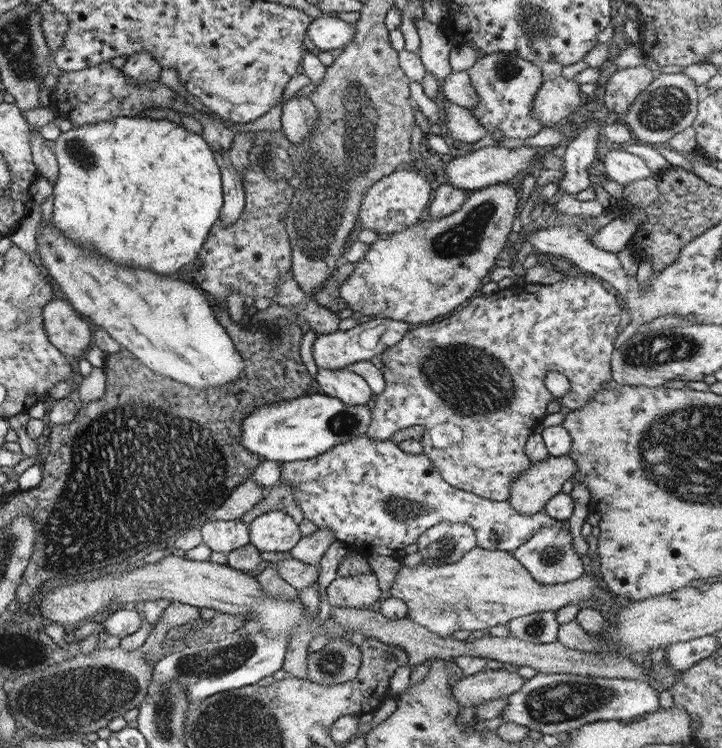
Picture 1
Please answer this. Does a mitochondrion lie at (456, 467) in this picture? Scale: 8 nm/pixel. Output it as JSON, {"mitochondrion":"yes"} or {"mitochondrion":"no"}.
{"mitochondrion":"no"}

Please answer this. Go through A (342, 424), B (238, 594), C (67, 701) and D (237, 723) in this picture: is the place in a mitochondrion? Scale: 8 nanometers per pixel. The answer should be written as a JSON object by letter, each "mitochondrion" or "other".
{"A":"mitochondrion","B":"other","C":"mitochondrion","D":"mitochondrion"}

